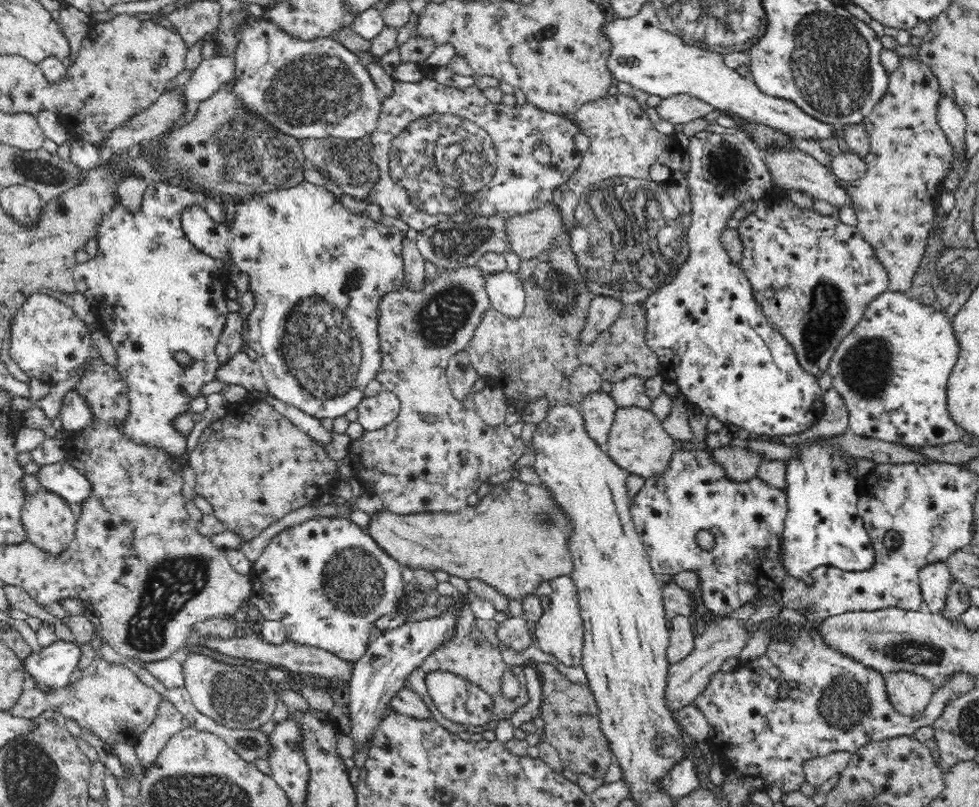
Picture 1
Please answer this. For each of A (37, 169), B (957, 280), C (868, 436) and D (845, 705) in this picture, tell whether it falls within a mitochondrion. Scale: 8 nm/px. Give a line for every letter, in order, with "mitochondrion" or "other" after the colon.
A: mitochondrion
B: mitochondrion
C: other
D: mitochondrion

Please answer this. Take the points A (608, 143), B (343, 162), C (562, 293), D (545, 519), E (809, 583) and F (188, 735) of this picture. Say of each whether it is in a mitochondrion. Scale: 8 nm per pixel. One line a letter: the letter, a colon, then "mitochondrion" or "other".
A: other
B: mitochondrion
C: mitochondrion
D: mitochondrion
E: other
F: other

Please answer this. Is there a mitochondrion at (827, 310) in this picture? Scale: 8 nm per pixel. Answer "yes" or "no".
yes

